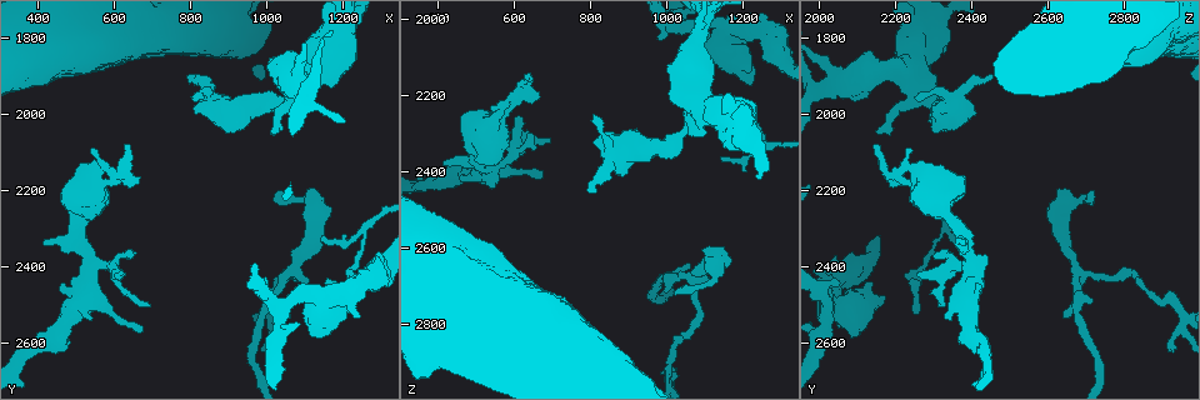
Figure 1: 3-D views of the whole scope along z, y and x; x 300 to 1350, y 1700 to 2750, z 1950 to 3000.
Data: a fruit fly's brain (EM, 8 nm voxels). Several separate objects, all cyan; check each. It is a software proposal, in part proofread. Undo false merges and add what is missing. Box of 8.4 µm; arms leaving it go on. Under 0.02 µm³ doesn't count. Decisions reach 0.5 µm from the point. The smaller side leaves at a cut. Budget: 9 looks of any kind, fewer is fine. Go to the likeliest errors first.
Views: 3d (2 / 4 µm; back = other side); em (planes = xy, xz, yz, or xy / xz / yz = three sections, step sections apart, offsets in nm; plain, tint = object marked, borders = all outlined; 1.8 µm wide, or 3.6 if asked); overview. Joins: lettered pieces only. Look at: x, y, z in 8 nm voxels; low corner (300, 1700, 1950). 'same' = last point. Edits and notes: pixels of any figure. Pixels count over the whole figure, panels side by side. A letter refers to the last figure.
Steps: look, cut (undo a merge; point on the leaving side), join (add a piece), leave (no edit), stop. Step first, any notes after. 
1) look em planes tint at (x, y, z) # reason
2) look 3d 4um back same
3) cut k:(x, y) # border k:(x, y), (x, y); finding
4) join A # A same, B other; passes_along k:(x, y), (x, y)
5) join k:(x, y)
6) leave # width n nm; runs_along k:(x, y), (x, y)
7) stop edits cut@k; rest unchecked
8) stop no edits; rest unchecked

look 3d 4um back at (795, 1895, 2455) # an open end

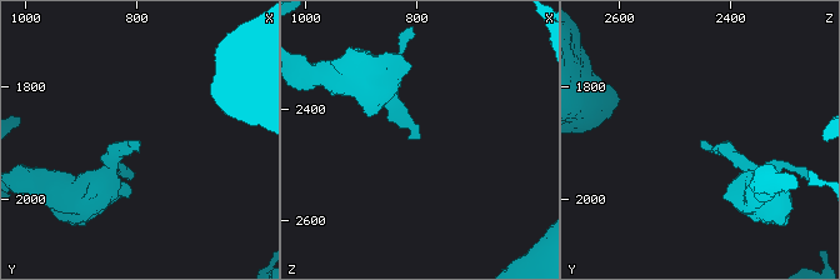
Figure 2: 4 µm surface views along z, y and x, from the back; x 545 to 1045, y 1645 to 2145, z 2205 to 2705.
look em planes borders at (795, 1900, 2460) # now the EM

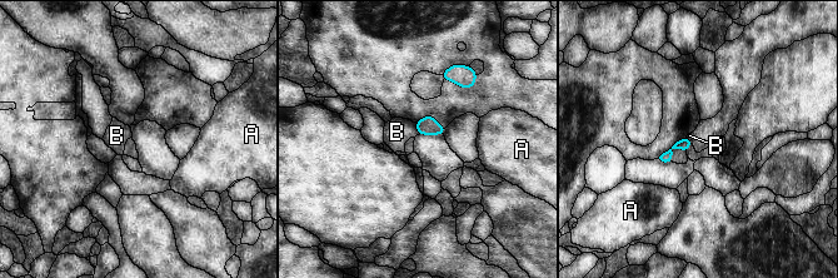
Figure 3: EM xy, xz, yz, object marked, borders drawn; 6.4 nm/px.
leave # A other, B other; border 3:(413, 123), (418, 134); none of them fits

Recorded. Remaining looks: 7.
look em planes borders at (1025, 2205, 2725)

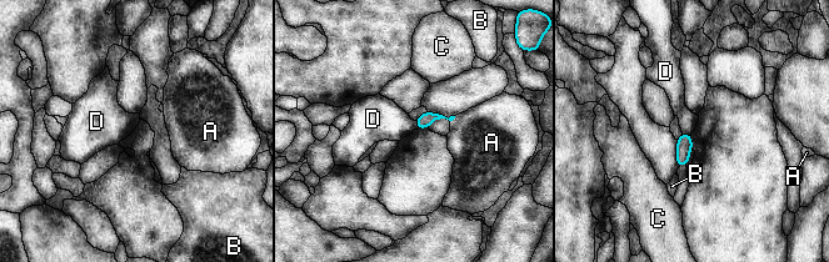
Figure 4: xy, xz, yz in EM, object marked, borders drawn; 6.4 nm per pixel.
leave # width 90 nm; longest_contact D 60 nm; A other, B other, C other, D other; none of them fits

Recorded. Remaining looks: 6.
look 3d 2um at (1055, 2535, 2660) # tapers out

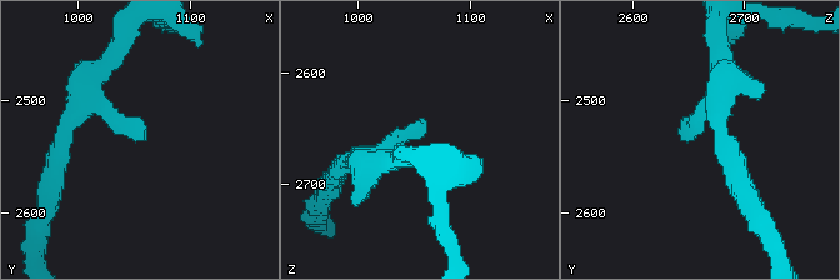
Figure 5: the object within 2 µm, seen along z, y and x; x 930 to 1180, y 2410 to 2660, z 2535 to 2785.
look em planes borders at (1058, 2536, 2656)

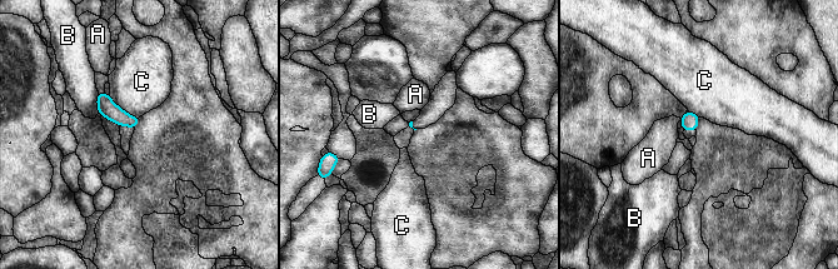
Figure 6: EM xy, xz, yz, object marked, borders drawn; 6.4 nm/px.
leave # longest_contact C 240 nm; A other, B other, C other; no lettered piece goes on from it

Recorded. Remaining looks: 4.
look 3d 4um back at (1150, 2485, 2020) # sharp bend

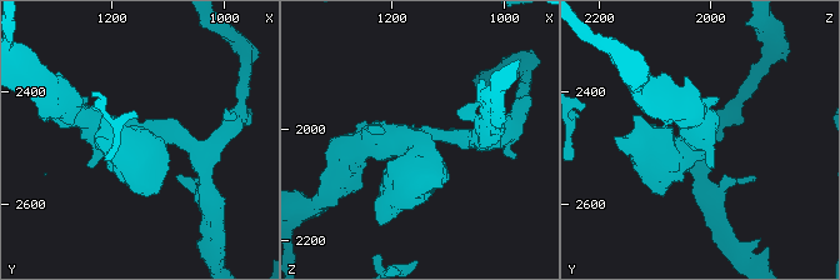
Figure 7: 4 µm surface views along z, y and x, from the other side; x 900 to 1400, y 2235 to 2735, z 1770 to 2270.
look em 3.6um planes borders same

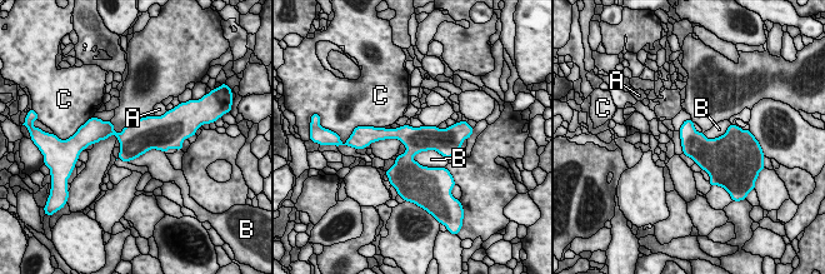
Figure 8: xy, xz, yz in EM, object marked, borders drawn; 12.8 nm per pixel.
leave # width 320 nm; A other, B other, C other; runs_along 8:(378, 131), (449, 138); continuous, no second neuron

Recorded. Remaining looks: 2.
stop no edits; rest unchecked

